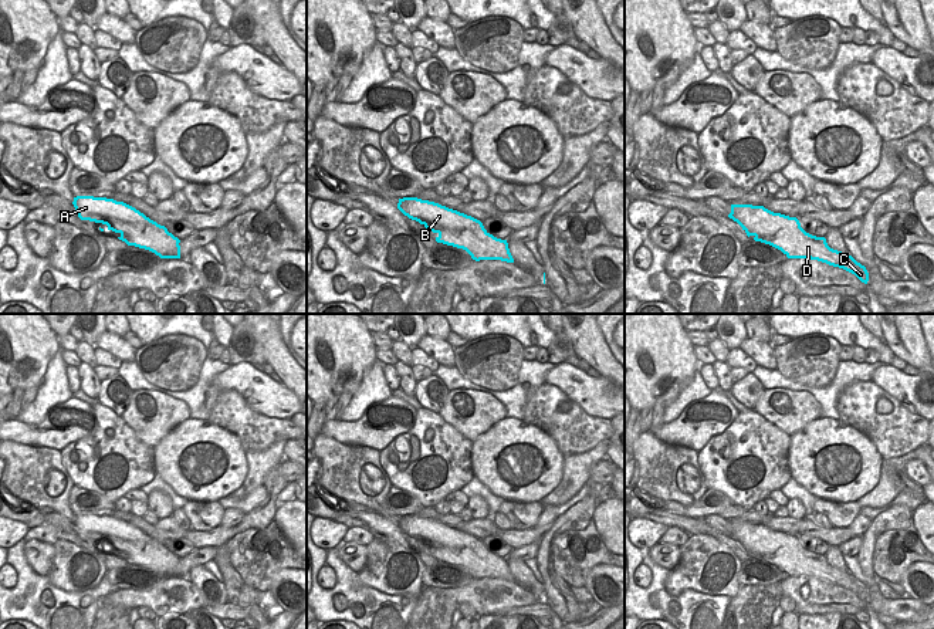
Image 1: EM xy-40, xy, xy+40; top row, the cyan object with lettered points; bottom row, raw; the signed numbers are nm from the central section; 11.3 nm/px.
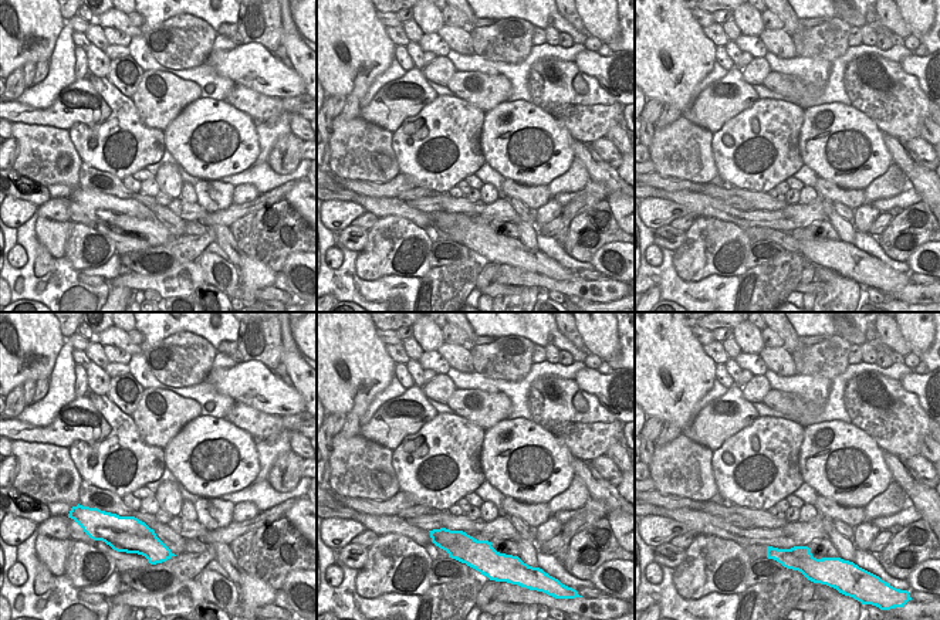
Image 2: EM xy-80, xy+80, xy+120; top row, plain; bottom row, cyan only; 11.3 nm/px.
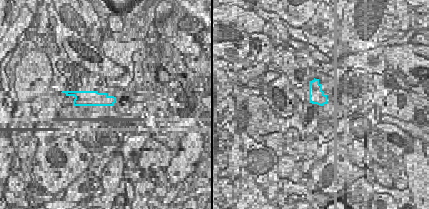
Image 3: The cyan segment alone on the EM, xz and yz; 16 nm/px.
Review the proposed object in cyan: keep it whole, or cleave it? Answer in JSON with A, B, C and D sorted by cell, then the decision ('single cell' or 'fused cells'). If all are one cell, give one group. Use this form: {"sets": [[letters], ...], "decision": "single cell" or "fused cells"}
{"sets": [["A", "B", "C", "D"]], "decision": "single cell"}

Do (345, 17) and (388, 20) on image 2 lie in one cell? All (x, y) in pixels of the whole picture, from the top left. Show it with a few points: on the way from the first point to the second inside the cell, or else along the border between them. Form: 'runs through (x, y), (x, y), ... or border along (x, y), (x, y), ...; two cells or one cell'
border along (375, 14), (385, 27); two cells

